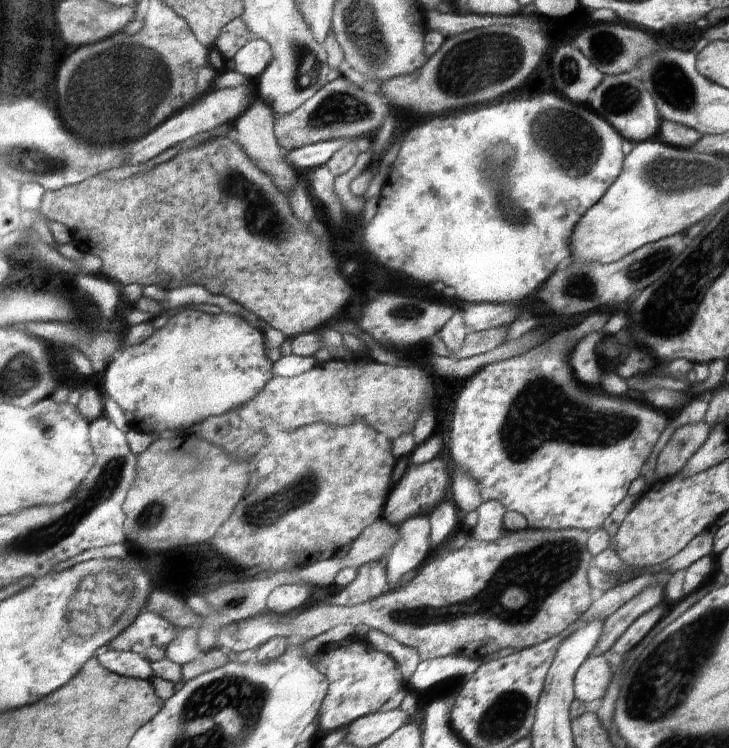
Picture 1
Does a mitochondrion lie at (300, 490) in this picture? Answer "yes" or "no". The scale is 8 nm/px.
yes

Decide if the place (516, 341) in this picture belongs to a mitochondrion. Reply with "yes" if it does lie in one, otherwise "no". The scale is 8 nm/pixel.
no

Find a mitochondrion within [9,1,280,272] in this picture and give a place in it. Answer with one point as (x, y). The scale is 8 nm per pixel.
(113, 77)

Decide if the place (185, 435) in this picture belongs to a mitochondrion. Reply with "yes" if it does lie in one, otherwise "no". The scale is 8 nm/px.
no

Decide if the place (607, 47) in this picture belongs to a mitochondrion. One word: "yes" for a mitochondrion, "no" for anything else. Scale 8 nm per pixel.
yes

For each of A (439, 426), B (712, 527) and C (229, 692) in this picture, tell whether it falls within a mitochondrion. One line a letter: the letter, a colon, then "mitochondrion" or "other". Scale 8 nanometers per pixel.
A: other
B: other
C: mitochondrion

